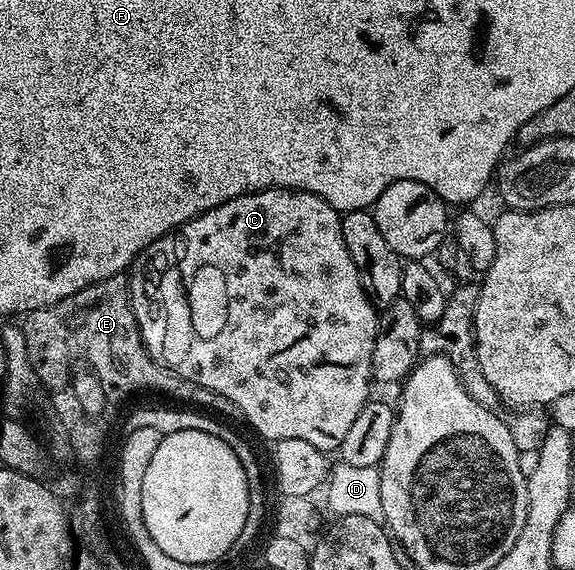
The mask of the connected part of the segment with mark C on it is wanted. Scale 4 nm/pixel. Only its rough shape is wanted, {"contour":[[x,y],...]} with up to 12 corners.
{"contour":[[258,189],[145,247],[144,347],[338,450],[379,330],[340,210]]}

